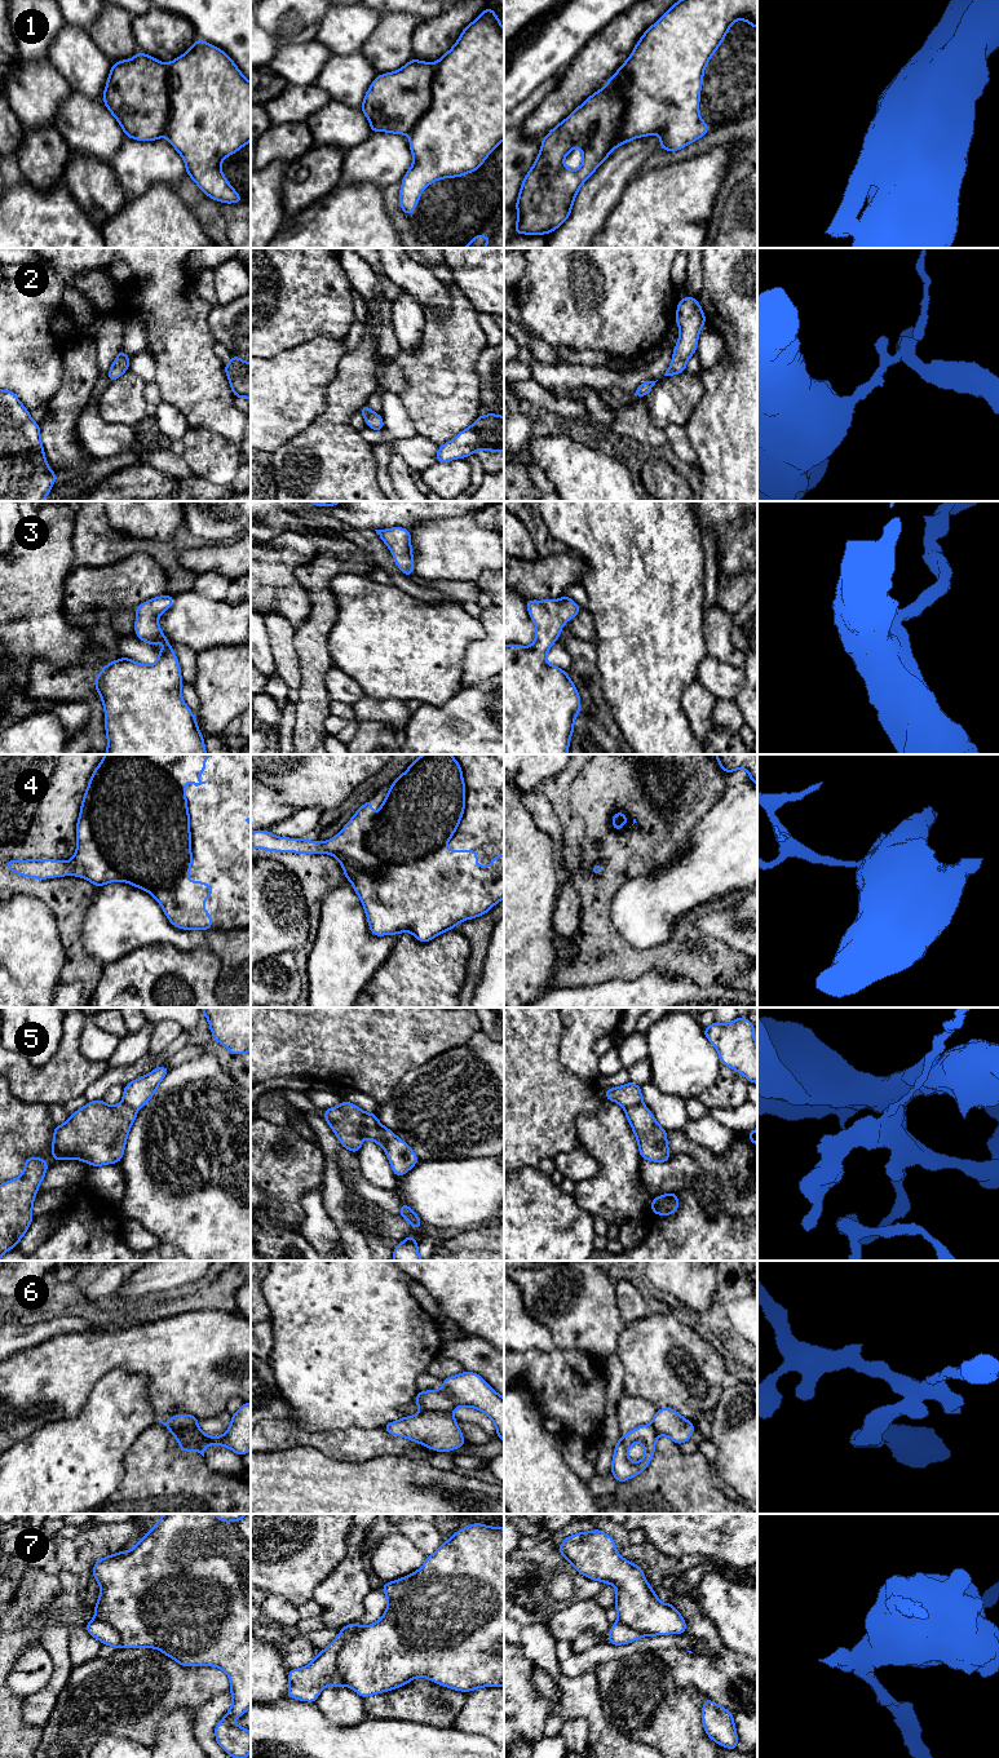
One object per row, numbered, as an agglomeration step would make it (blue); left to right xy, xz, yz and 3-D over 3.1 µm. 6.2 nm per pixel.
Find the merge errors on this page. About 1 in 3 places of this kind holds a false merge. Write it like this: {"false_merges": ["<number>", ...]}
{"false_merges": ["1", "6", "7"]}

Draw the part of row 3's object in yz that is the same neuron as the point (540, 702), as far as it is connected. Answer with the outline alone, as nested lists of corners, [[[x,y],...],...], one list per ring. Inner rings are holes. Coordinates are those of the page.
[[[566,594],[557,601],[527,599],[526,607],[536,626],[534,643],[529,647],[520,645],[504,646],[504,754],[569,754],[574,719],[580,712],[580,696],[569,673],[547,663],[547,652],[558,639],[562,626],[583,608]]]

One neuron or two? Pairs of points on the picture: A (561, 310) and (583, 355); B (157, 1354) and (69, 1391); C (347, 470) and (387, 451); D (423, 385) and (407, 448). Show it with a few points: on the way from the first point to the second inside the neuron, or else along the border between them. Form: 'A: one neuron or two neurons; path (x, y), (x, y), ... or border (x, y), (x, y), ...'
A: two neurons; border (553, 345), (596, 349), (610, 355)
B: one neuron; path (135, 1353), (107, 1353), (91, 1369)
C: two neurons; border (372, 446), (376, 481), (380, 487)
D: two neurons; border (418, 433), (432, 439), (438, 446)

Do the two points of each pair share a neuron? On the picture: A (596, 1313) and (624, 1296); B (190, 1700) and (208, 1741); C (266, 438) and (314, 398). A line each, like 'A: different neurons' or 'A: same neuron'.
A: different neurons
B: different neurons
C: same neuron

